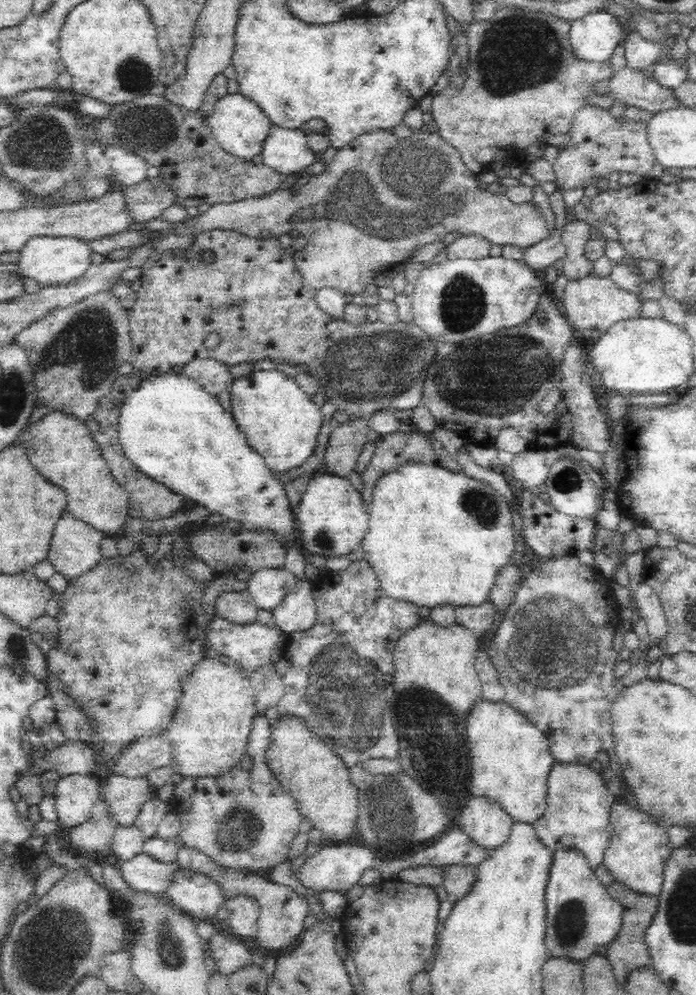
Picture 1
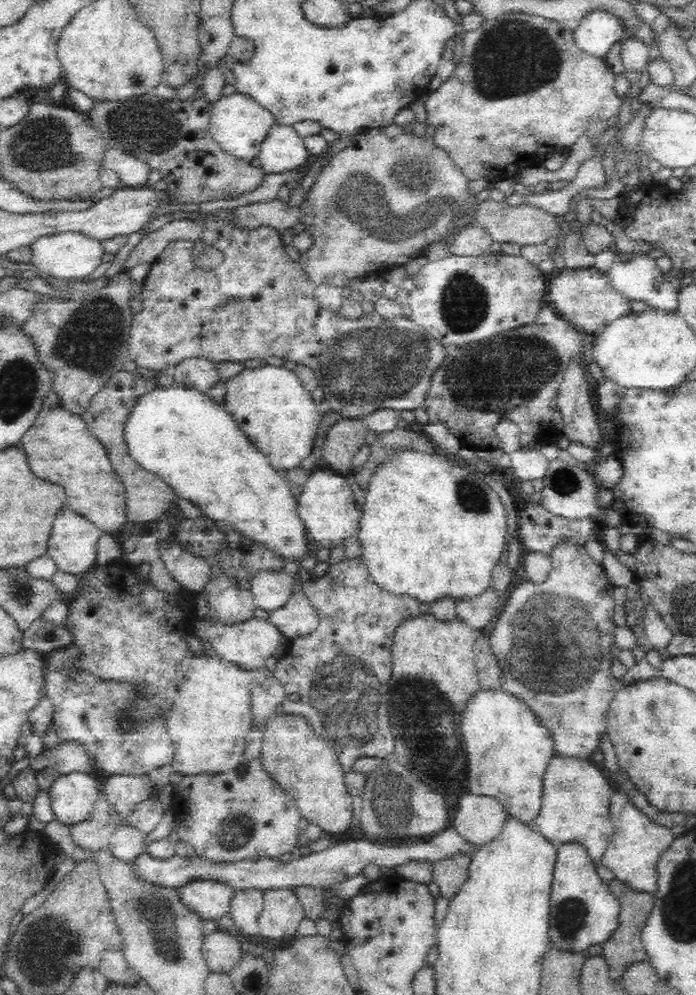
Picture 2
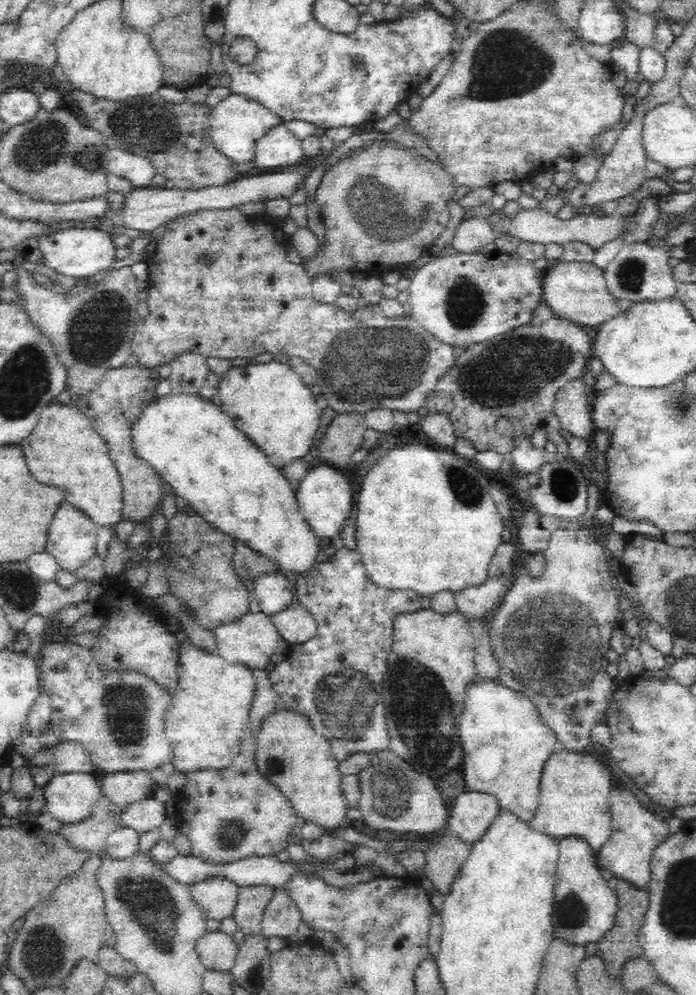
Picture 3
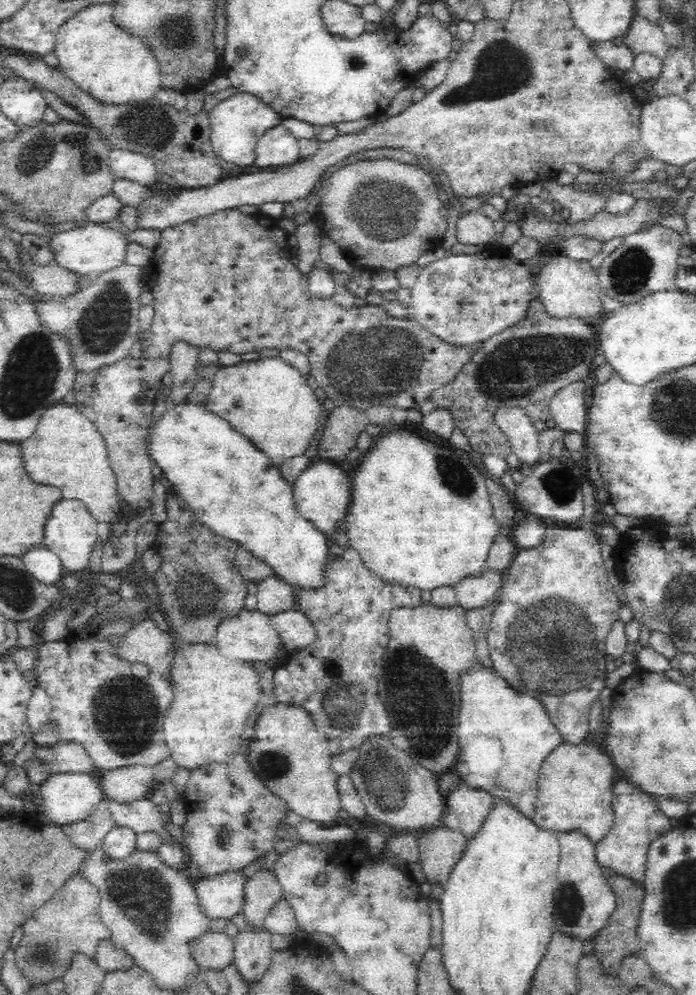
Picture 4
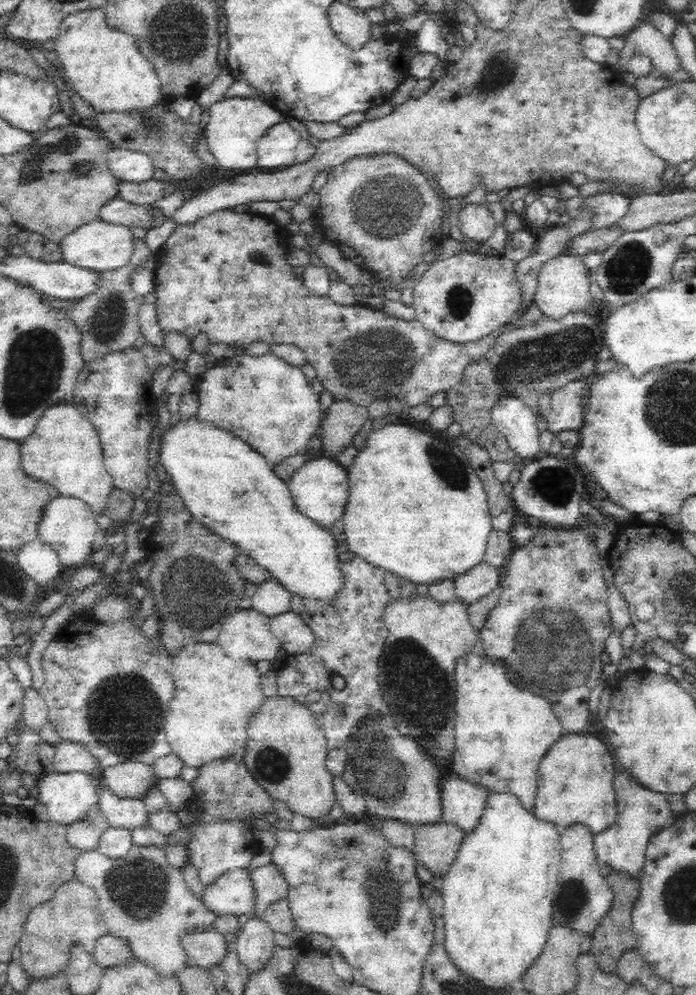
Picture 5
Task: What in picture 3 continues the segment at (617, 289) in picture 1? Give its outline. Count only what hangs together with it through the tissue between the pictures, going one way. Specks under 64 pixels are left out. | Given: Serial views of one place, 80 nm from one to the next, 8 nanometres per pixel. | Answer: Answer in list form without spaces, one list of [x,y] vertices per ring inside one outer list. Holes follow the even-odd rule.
[[[562,260],[550,263],[545,269],[544,282],[543,301],[560,318],[570,319],[591,333],[622,312],[620,308],[622,298],[608,288],[603,270],[594,263],[566,263]]]

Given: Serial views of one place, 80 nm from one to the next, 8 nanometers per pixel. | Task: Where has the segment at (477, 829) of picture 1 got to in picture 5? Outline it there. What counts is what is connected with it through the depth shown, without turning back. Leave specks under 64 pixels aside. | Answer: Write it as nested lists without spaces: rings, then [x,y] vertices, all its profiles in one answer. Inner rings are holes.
[[[446,770],[441,782],[442,817],[440,822],[460,828],[470,834],[480,822],[488,797],[488,789],[470,784],[454,772]]]

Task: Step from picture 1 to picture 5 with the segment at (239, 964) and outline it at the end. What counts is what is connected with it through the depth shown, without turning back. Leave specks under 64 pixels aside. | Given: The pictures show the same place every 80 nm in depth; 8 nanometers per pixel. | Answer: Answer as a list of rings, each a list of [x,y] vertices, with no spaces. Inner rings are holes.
[[[212,927],[198,934],[184,935],[181,939],[189,963],[206,970],[220,966],[232,948],[227,935],[214,931]]]

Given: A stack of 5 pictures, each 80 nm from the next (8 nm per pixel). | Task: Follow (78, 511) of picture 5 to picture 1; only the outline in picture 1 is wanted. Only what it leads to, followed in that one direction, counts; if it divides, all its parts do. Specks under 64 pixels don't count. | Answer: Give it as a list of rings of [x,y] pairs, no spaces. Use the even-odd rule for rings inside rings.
[[[66,510],[56,523],[47,560],[55,572],[70,581],[99,563],[103,557],[101,542],[105,536]]]

